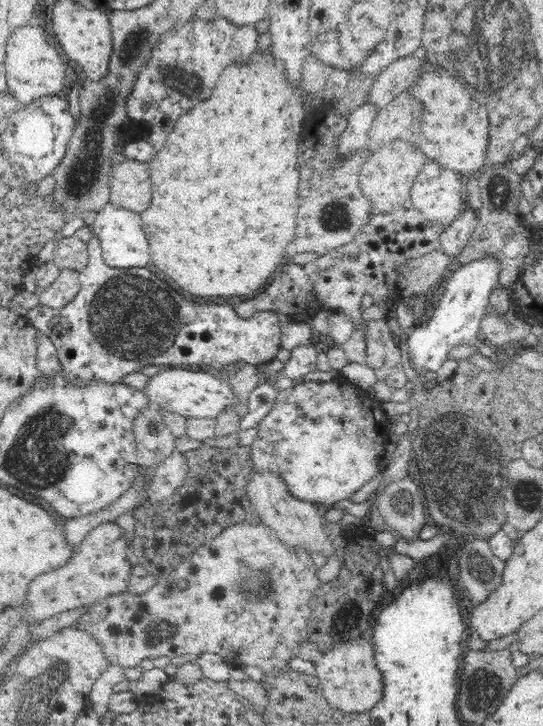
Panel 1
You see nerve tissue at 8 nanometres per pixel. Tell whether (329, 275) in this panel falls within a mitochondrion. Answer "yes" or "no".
no

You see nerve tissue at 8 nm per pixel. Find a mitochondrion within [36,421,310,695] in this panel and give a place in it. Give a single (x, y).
(159, 631)

